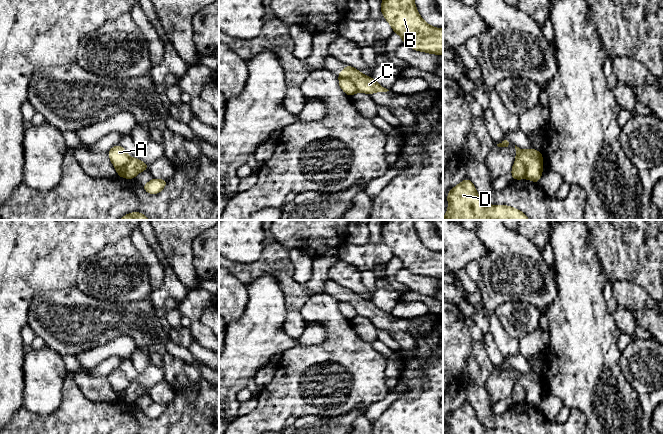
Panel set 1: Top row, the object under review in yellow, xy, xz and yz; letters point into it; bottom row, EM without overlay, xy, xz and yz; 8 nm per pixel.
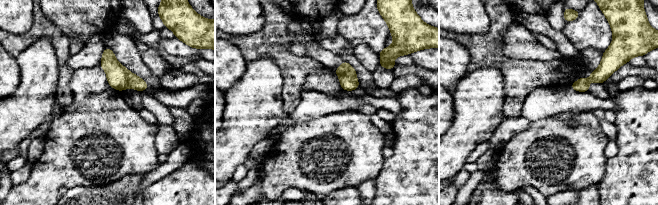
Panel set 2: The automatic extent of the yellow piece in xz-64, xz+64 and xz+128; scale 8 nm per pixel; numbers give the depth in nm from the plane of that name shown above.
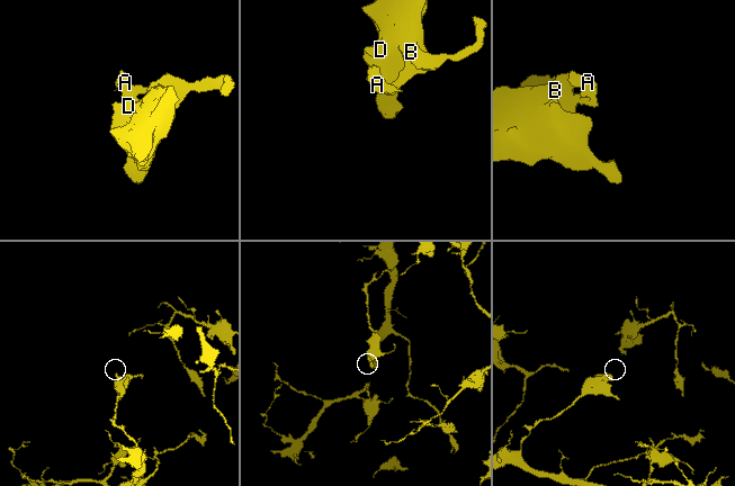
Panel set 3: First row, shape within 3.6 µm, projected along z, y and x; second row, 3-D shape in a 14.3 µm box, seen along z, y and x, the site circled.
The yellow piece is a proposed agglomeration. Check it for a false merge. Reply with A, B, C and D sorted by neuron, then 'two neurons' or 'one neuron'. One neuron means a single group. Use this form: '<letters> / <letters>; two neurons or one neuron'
A B D / C; two neurons

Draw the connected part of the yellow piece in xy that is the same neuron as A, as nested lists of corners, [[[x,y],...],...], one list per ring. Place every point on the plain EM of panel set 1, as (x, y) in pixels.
[[[116,369],[111,372],[108,375],[108,380],[116,394],[125,392],[130,383],[126,374],[121,369]]]

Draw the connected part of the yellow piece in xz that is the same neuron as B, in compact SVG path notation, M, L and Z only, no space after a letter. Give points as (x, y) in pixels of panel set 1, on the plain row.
M385 220L381 227L381 236L391 249L394 257L402 261L403 268L413 274L423 275L436 279L443 278L443 253L428 249L419 239L415 226L415 220Z

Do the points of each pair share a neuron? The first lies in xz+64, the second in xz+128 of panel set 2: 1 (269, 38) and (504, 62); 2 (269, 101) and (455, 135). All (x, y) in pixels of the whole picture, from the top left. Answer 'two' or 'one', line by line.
1: one
2: one

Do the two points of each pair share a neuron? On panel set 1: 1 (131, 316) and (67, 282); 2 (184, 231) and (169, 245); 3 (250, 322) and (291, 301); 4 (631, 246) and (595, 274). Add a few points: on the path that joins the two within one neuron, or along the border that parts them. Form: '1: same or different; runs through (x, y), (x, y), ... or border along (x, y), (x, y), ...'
1: different; border along (76, 287), (53, 290)
2: same; runs through (180, 234), (173, 241)
3: different; border along (278, 282), (284, 294), (286, 310), (284, 329)
4: different; border along (594, 246), (601, 267), (609, 280)

